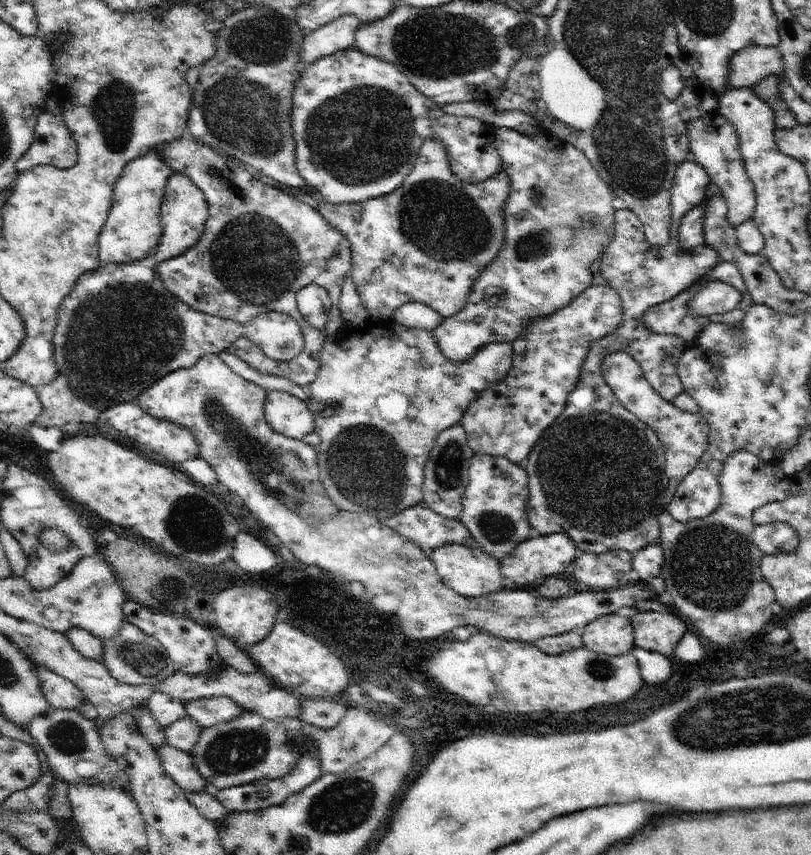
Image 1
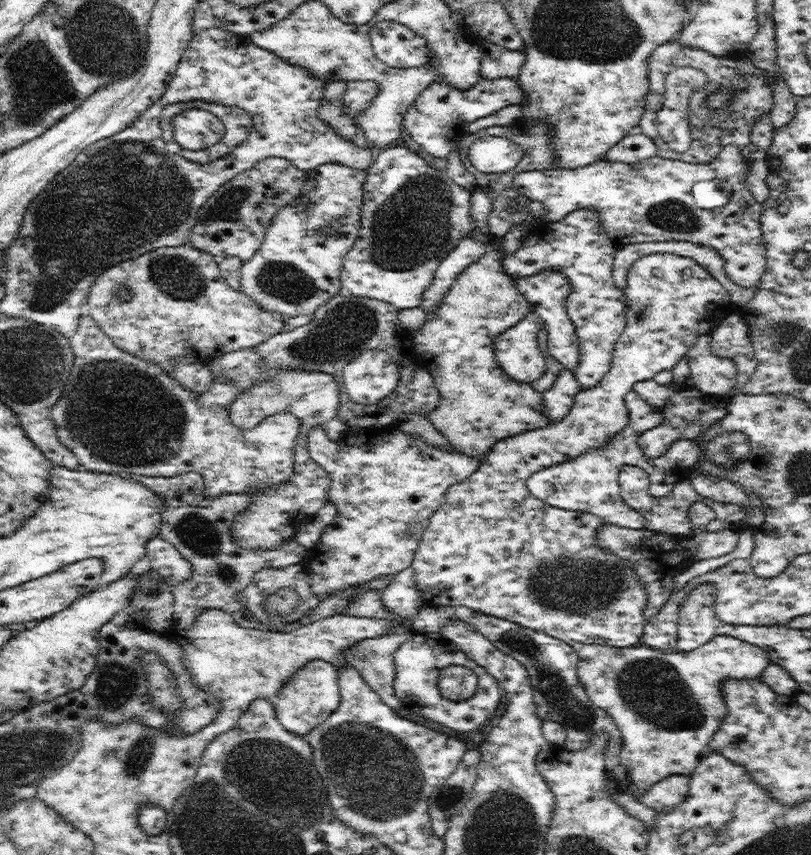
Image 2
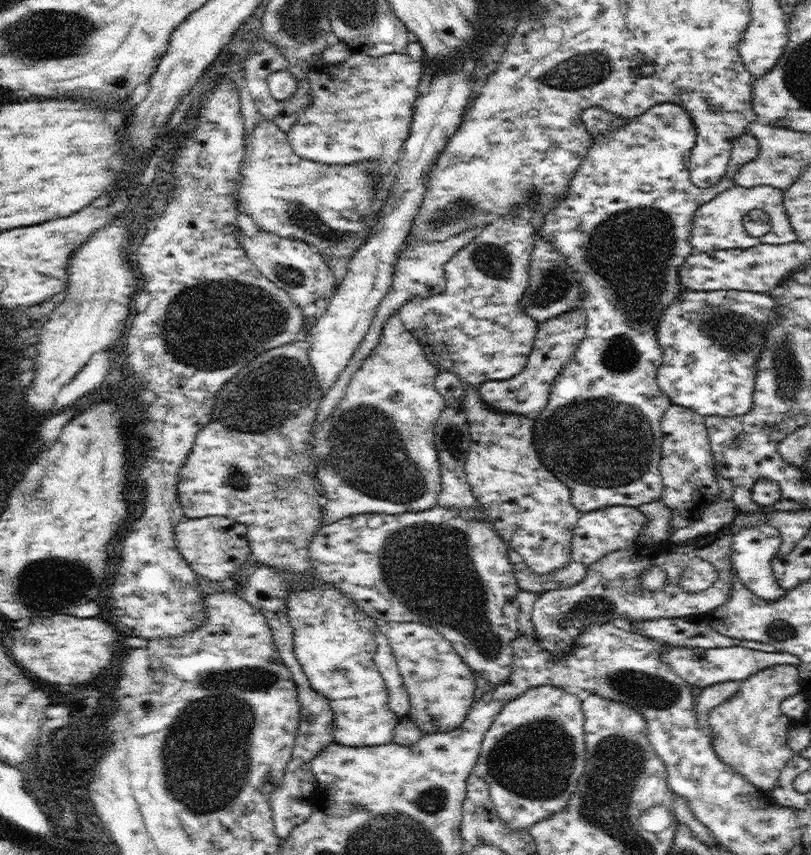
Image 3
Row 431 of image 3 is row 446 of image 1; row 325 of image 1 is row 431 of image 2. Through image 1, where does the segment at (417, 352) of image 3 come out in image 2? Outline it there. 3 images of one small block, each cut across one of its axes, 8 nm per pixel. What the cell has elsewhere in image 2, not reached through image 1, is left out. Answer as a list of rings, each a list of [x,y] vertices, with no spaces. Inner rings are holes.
[[[313,426],[307,434],[307,452],[321,468],[329,472],[329,502],[337,508],[333,526],[325,526],[315,550],[307,550],[301,568],[311,578],[311,594],[317,598],[343,592],[353,586],[377,580],[383,574],[397,574],[411,566],[415,550],[419,548],[421,534],[429,526],[429,518],[443,504],[447,488],[469,478],[479,468],[479,460],[459,452],[445,452],[427,446],[419,438],[407,436],[395,426],[365,428],[359,436],[341,434],[339,440],[329,440],[325,428]]]

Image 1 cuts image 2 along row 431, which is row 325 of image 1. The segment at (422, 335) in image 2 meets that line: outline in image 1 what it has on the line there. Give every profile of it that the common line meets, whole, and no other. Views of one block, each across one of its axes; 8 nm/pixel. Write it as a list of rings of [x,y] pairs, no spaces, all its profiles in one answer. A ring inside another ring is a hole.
[[[497,128],[493,146],[501,156],[503,172],[507,172],[511,182],[503,210],[505,242],[493,262],[475,280],[463,310],[451,318],[441,320],[439,326],[431,332],[439,354],[457,364],[473,360],[475,354],[489,344],[515,342],[521,338],[521,334],[527,332],[527,328],[569,306],[591,286],[593,274],[589,272],[589,266],[615,236],[615,210],[611,208],[615,194],[611,194],[611,188],[599,178],[597,170],[581,150],[571,144],[563,144],[553,134],[527,136],[511,128]]]

